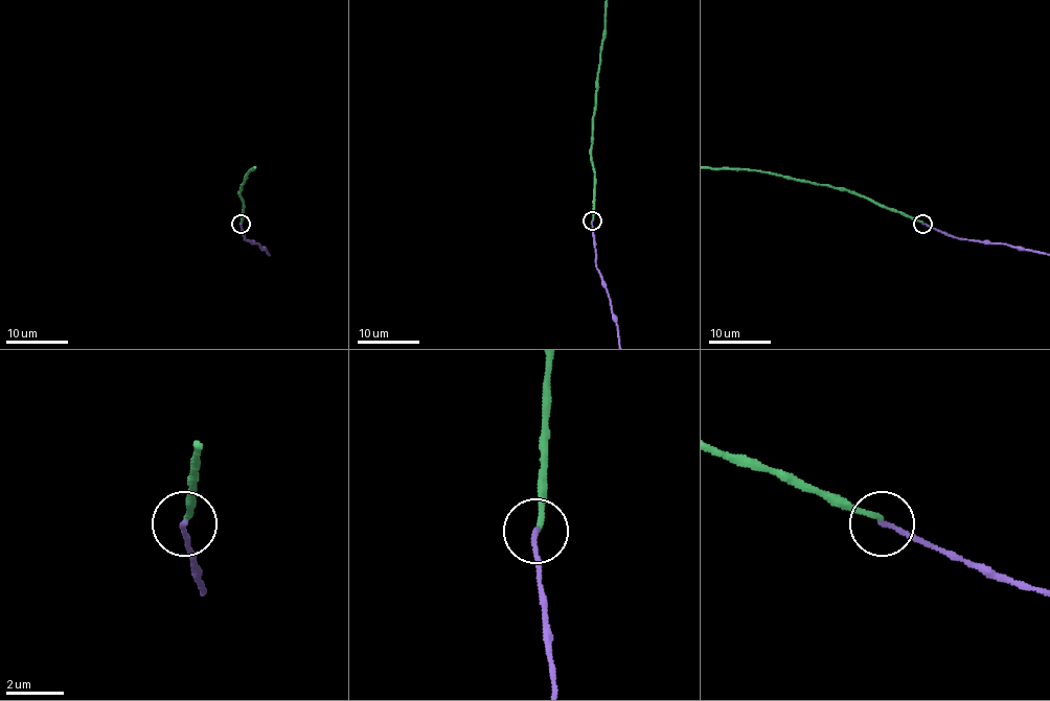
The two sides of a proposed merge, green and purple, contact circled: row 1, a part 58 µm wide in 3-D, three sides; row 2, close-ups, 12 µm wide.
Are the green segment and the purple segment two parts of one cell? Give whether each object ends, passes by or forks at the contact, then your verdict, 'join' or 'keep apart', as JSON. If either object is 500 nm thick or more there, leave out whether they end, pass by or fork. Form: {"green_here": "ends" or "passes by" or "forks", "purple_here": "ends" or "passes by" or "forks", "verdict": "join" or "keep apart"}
{"green_here": "ends", "purple_here": "ends", "verdict": "keep apart"}

